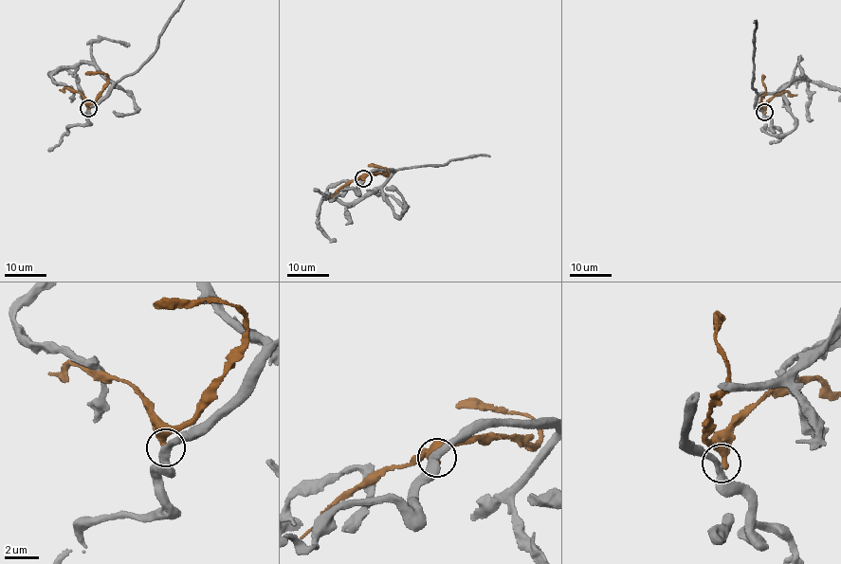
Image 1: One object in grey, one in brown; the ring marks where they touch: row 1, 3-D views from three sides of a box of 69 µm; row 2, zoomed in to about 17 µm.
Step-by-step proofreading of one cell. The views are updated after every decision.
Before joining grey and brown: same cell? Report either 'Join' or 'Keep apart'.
Keep apart

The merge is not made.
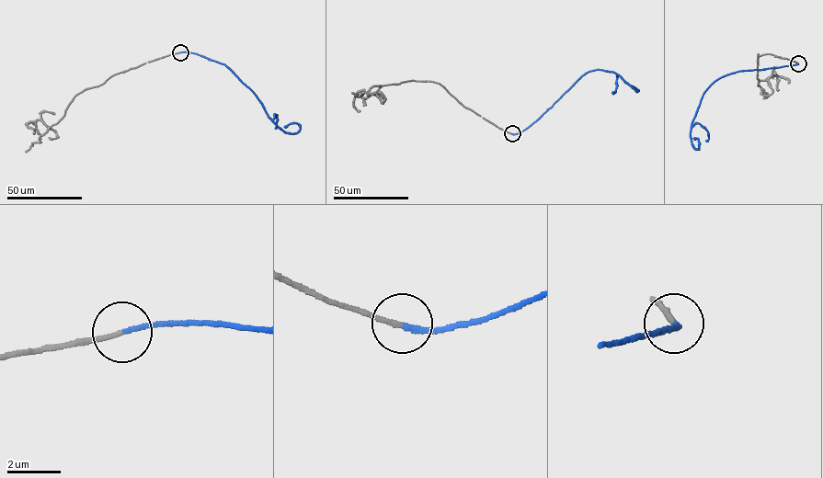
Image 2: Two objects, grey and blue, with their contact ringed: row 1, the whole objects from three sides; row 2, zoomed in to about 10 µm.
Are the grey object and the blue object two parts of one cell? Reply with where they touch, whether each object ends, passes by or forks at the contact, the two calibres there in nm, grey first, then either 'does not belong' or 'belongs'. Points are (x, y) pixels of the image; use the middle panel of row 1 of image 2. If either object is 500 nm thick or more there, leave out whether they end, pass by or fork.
(512, 133) | grey ends | blue ends | 160/160 nm | belongs

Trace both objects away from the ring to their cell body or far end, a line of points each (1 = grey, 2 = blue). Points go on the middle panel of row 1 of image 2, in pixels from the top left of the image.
1: (512, 133), (464, 107), (445, 87), (430, 81), (382, 85), (366, 97), (357, 95), (353, 106), (360, 111)
2: (512, 133), (531, 125), (589, 72), (612, 72), (637, 91), (624, 81)

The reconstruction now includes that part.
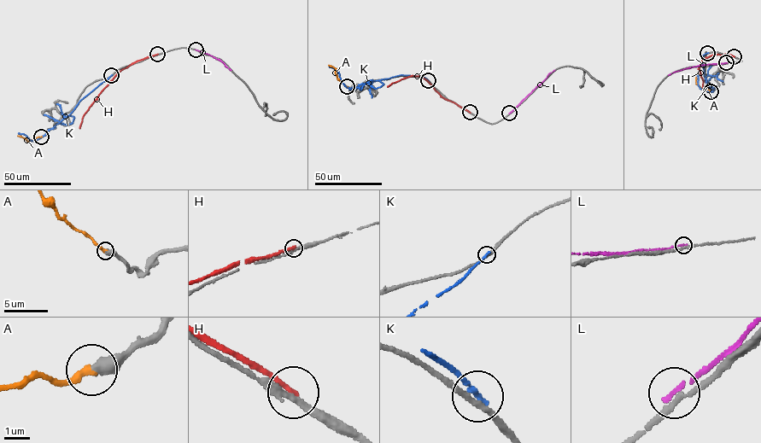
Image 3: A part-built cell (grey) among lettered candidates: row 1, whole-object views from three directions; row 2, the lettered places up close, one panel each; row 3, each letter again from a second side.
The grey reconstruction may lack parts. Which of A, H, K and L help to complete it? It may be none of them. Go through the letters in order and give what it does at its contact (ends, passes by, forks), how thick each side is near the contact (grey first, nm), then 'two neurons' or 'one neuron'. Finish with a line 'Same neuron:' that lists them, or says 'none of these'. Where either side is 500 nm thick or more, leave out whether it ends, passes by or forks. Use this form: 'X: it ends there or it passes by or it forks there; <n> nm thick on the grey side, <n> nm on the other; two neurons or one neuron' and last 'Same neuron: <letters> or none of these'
A: it ends there; 480 nm thick on the grey side, 280 nm on the other; one neuron
H: it ends there; 220 nm thick on the grey side, 220 nm on the other; two neurons
K: it ends there; 200 nm thick on the grey side, 190 nm on the other; two neurons
L: it ends there; 170 nm thick on the grey side, 160 nm on the other; two neurons
Same neuron: A

